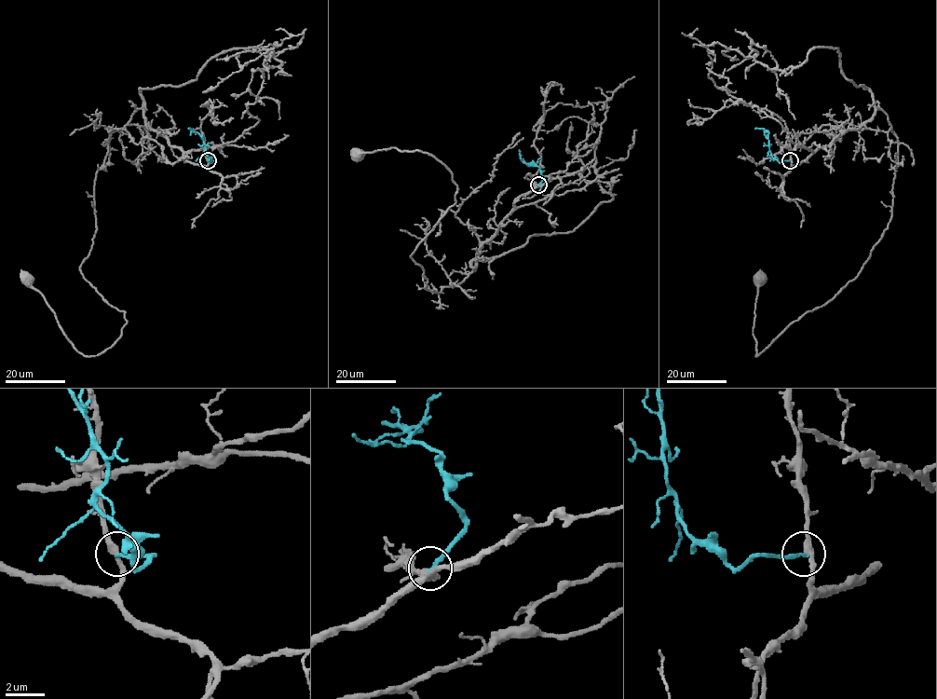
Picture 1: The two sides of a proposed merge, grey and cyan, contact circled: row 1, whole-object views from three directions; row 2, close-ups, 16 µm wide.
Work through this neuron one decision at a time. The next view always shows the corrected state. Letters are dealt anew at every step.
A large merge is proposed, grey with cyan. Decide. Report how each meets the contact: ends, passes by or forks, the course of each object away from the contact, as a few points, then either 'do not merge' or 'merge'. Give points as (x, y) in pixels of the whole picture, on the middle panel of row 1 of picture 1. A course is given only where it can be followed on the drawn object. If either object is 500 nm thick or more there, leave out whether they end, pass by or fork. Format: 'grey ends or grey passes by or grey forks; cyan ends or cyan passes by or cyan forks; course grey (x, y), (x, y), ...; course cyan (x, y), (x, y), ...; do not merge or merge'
grey passes by; cyan ends; course grey (538, 185), (468, 275), (438, 293), (411, 255), (455, 202), (453, 173), (420, 151), (359, 154); course cyan (538, 185), (543, 179), (540, 170), (536, 164), (523, 161), (519, 149); merge

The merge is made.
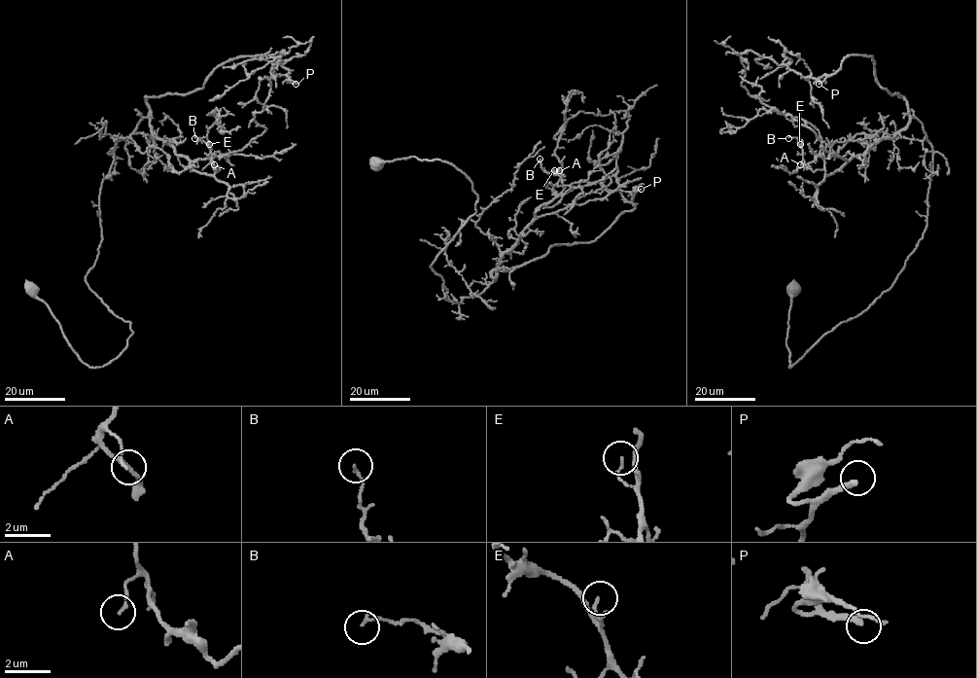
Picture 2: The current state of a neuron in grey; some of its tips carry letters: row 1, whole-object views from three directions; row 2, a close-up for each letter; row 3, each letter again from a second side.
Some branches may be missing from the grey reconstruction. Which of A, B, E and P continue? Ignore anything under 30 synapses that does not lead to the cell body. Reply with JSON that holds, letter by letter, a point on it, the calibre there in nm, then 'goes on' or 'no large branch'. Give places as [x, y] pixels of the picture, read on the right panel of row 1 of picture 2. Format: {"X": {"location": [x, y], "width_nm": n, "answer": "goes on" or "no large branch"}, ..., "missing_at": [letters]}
{"A": {"location": [800, 164], "width_nm": 120, "answer": "no large branch"}, "B": {"location": [788, 138], "width_nm": 120, "answer": "no large branch"}, "E": {"location": [800, 144], "width_nm": 100, "answer": "no large branch"}, "P": {"location": [819, 84], "width_nm": 240, "answer": "goes on"}, "missing_at": ["P"]}

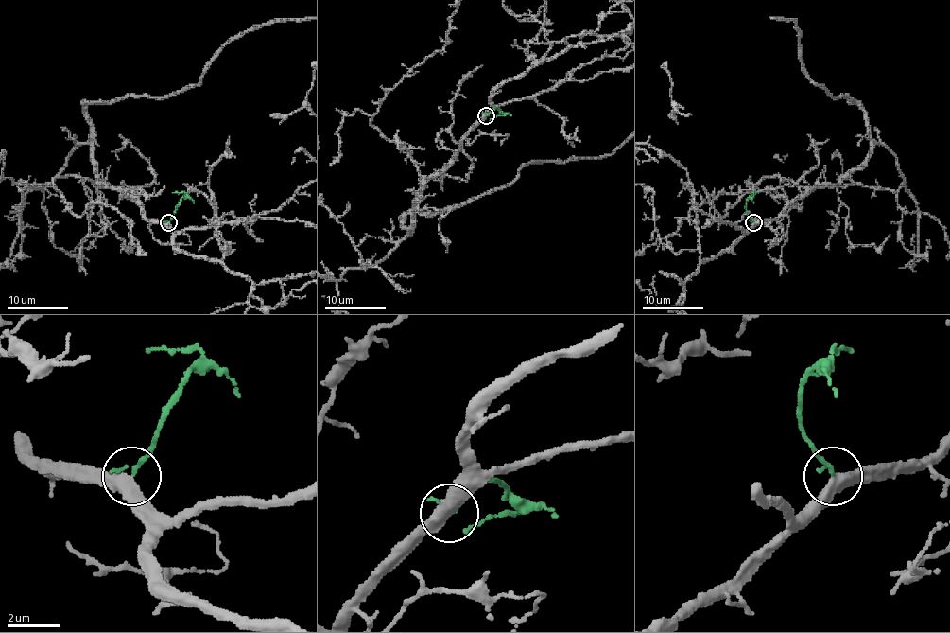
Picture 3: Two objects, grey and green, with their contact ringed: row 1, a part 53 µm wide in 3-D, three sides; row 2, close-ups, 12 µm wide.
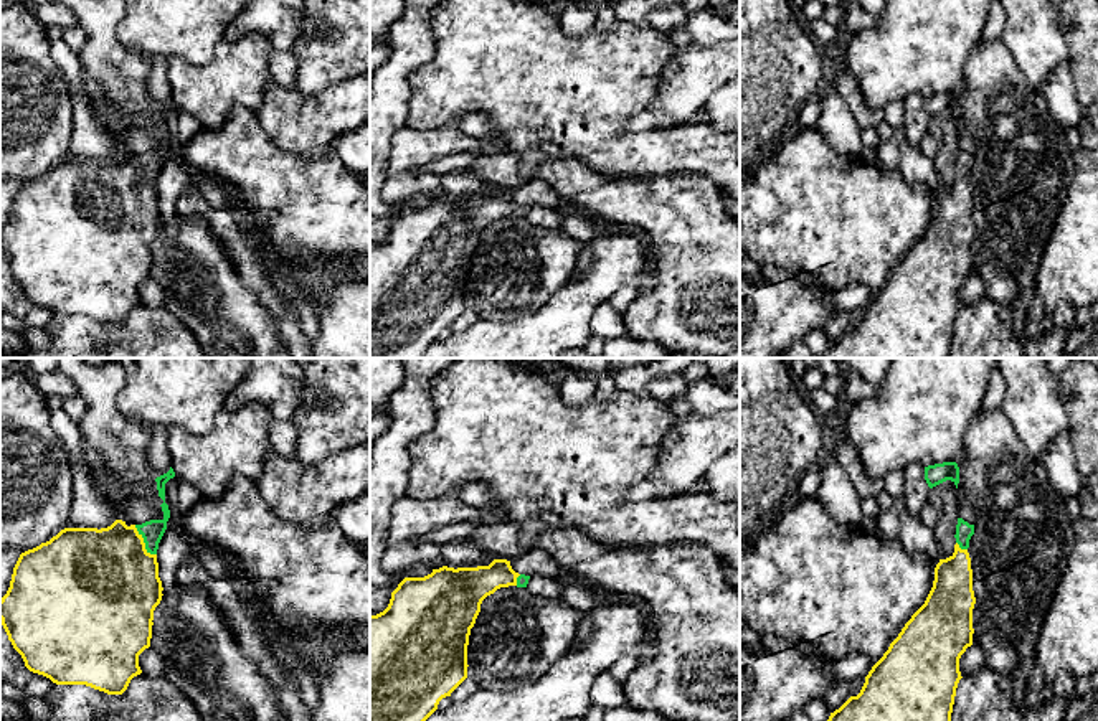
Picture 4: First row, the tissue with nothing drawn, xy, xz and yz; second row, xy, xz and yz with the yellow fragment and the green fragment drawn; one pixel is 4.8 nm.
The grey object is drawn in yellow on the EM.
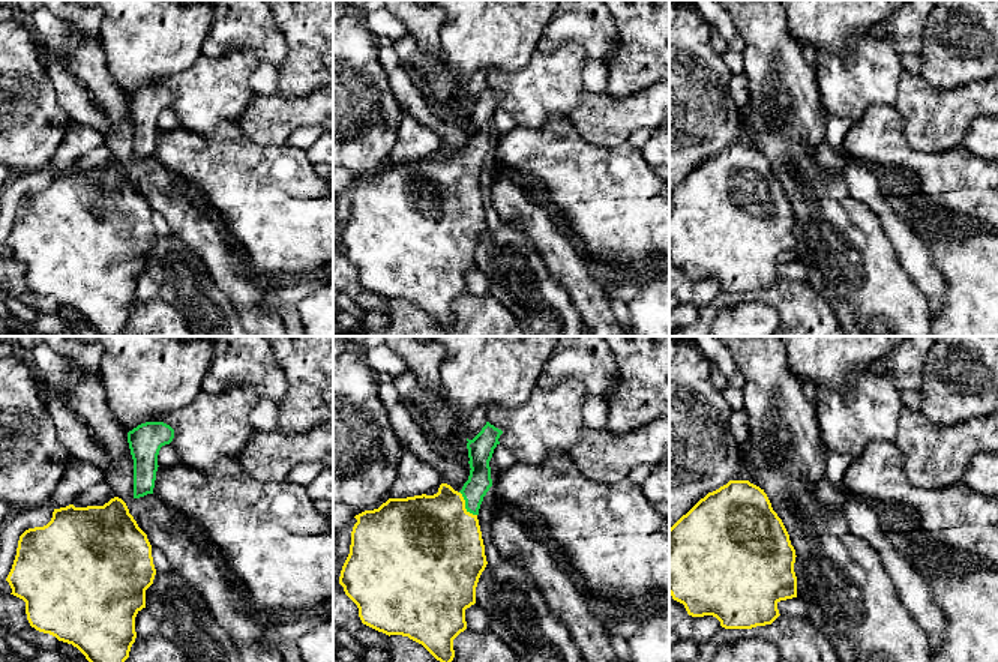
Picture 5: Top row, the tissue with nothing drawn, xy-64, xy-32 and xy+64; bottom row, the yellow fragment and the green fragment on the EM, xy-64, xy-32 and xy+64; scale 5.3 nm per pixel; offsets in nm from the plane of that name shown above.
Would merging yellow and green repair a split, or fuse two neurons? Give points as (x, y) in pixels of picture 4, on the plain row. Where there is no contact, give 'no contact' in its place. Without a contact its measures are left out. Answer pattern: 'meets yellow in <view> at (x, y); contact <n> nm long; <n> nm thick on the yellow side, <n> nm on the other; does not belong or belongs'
meets yellow in xy at (142, 172); contact 190 nm long; 480 nm thick on the yellow side, 110 nm on the other; belongs

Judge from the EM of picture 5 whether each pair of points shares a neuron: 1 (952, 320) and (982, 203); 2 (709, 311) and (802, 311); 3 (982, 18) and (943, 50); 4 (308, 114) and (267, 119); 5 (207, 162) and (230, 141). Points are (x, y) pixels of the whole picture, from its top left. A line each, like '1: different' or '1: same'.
1: different
2: same
3: same
4: same
5: same

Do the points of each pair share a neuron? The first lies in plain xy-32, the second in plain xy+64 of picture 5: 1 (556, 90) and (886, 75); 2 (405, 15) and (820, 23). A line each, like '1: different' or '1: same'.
1: same
2: different

